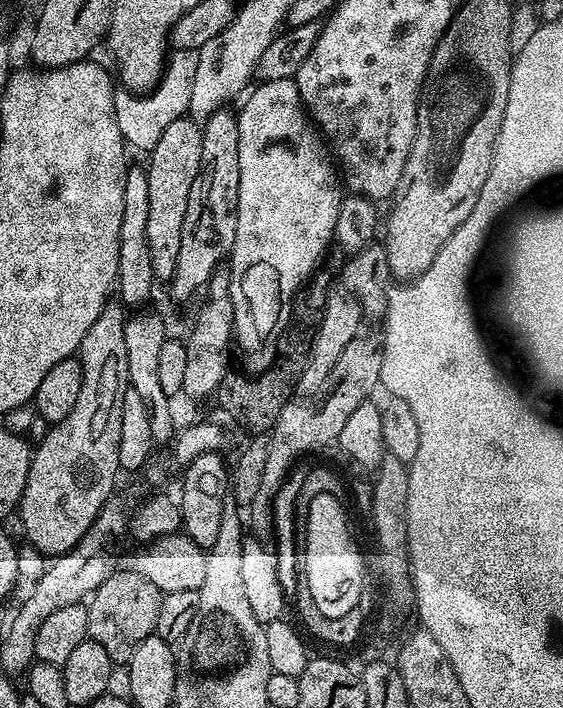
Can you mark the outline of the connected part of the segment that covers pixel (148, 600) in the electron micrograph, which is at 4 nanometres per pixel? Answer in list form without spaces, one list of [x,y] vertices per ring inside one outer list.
[[[131,570],[113,571],[102,586],[92,593],[87,601],[88,609],[88,634],[106,654],[110,654],[113,665],[120,666],[128,661],[134,654],[136,647],[148,636],[156,631],[158,610],[160,609],[161,593],[154,582],[139,576]]]

